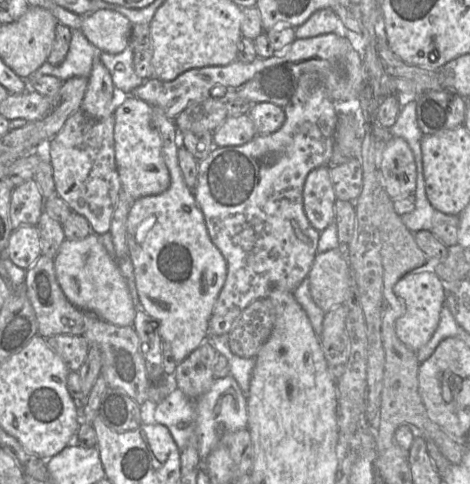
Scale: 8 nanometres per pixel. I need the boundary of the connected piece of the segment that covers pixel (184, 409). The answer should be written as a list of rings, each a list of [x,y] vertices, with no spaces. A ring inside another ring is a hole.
[[[228,376],[222,379],[215,379],[210,390],[195,400],[188,398],[179,388],[175,389],[164,400],[157,404],[154,411],[154,419],[156,423],[162,424],[169,429],[181,452],[187,447],[189,436],[195,434],[199,440],[199,455],[203,461],[203,468],[204,461],[211,451],[221,445],[227,445],[229,447],[231,435],[241,429],[247,428],[247,406],[247,397],[242,392],[236,380],[232,376]]]

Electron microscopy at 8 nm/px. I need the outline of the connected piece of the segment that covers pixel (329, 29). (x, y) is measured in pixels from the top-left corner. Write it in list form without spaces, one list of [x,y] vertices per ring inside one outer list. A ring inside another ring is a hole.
[[[322,8],[314,12],[303,24],[295,28],[296,38],[314,37],[326,33],[345,35],[354,46],[362,47],[361,38],[343,27],[342,20],[331,8]]]

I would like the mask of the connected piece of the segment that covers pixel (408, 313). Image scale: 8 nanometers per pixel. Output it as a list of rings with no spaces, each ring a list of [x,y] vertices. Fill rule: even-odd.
[[[411,271],[394,286],[396,297],[404,305],[404,313],[395,321],[398,338],[413,352],[417,352],[432,337],[445,305],[445,283],[433,271]]]

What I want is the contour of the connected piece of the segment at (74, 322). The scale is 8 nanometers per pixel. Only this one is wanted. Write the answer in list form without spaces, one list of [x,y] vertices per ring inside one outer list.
[[[40,255],[26,270],[24,283],[28,299],[36,315],[39,335],[49,338],[58,334],[74,336],[83,334],[84,312],[72,305],[66,298],[56,279],[53,258]]]

